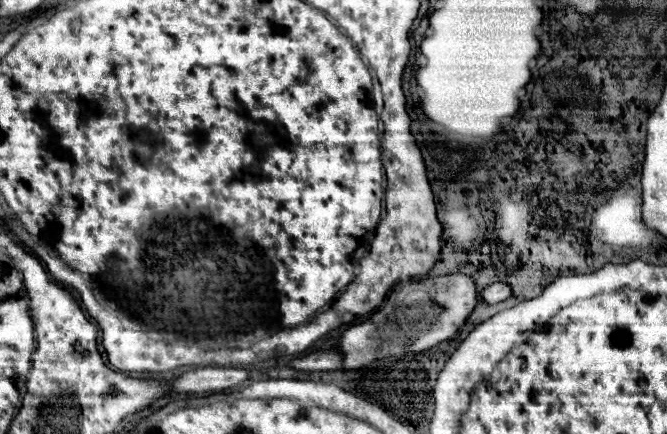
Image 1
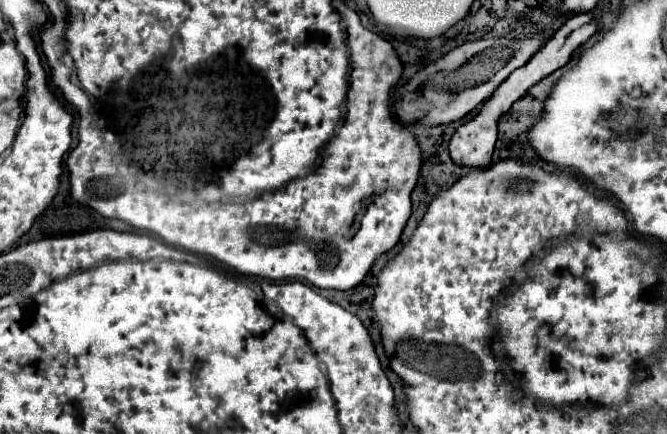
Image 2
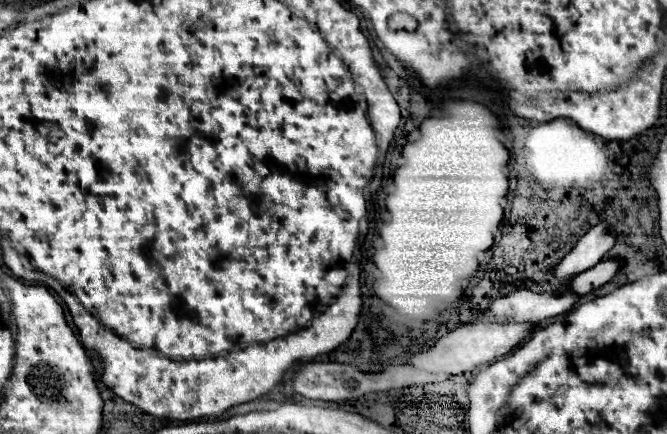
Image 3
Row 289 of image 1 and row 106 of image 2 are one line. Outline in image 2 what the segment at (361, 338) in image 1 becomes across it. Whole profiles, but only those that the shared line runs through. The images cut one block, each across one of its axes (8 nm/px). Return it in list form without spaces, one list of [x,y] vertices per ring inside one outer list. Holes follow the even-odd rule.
[[[520,34],[488,38],[478,42],[466,42],[436,62],[420,70],[410,82],[406,82],[394,102],[396,116],[406,124],[450,124],[464,118],[480,102],[486,102],[494,90],[518,68],[524,66],[544,44],[546,34]]]

